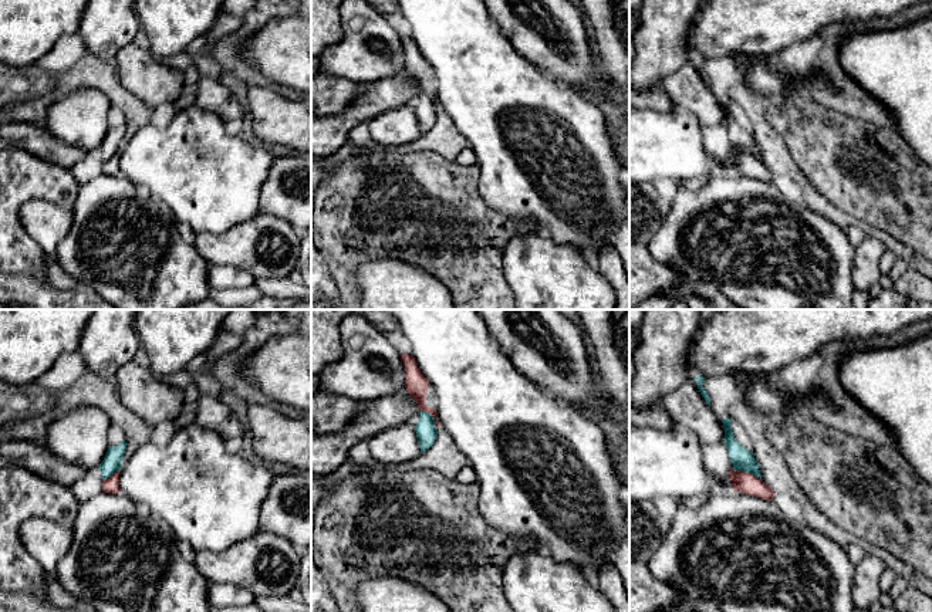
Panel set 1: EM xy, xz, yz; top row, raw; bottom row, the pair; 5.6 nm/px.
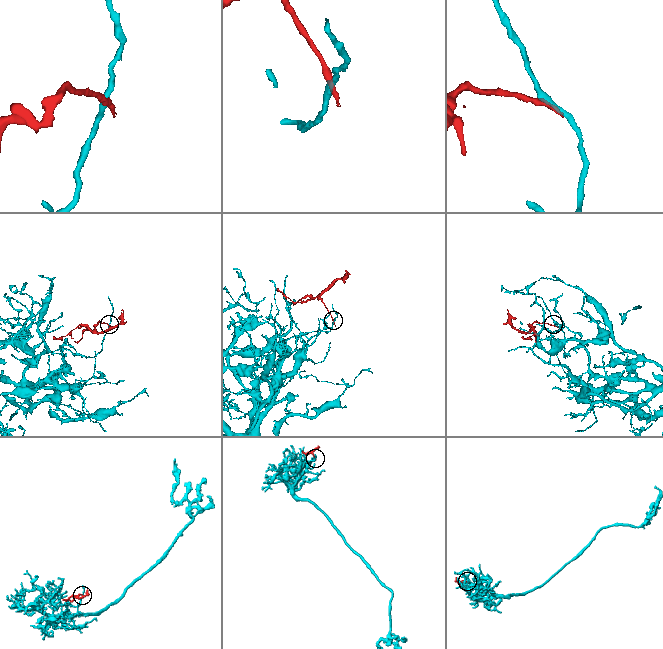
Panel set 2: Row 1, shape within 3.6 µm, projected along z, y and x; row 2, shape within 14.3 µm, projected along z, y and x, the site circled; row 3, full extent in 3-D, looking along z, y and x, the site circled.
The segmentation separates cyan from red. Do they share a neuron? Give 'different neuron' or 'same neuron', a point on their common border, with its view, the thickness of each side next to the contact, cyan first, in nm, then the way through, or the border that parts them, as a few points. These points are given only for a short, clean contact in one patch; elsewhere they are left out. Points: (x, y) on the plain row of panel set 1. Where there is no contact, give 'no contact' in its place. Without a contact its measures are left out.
different neuron; contact yz (748, 154); calibres 130 and 120 nm; border yz (733, 151), (749, 154), (762, 164)

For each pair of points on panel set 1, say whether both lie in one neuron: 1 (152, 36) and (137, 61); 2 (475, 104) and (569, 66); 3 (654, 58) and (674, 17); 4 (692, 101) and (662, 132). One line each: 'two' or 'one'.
1: two
2: two
3: one
4: two

